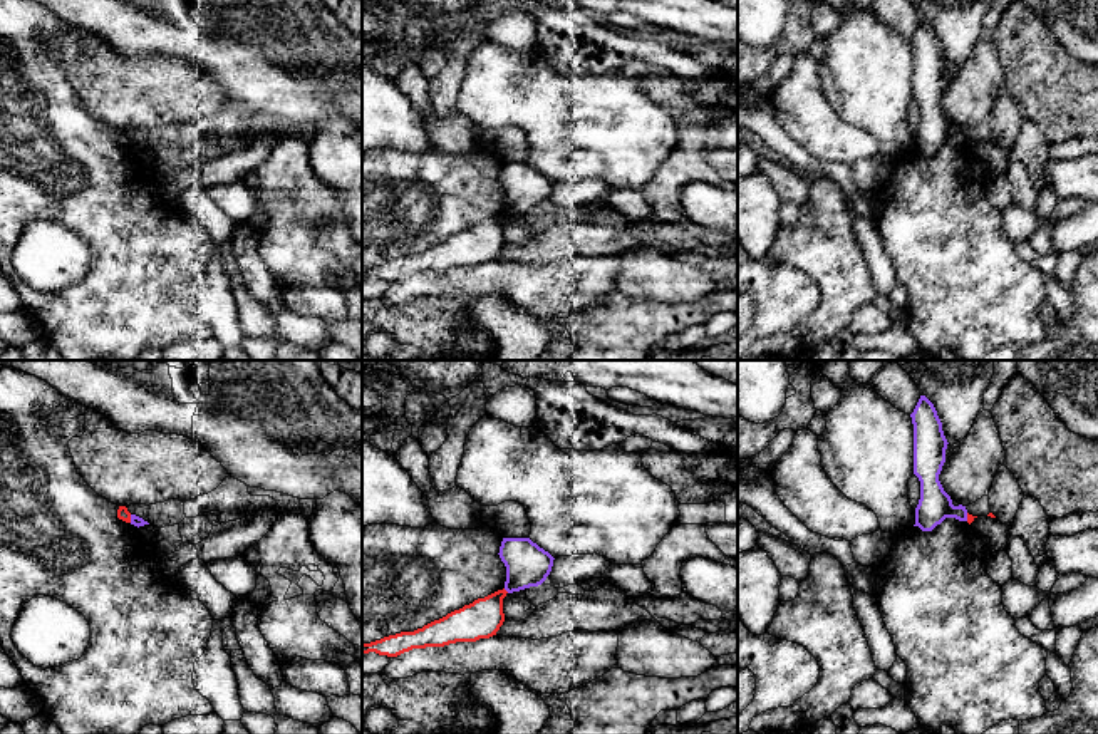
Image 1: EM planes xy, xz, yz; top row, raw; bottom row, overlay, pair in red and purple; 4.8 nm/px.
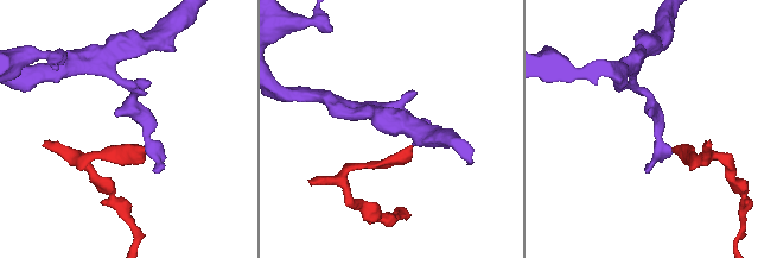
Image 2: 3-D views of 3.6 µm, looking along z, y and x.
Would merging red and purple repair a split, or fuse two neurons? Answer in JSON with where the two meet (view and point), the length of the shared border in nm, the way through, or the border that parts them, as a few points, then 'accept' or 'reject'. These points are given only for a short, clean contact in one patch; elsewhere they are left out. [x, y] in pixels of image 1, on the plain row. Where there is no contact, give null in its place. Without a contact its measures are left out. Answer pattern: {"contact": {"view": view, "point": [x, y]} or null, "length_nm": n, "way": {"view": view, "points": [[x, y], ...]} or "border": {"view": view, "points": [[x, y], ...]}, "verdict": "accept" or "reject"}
{"contact": {"view": "xz", "point": [505, 215]}, "length_nm": 40, "border": {"view": "xz", "points": [[503, 213], [508, 217]]}, "verdict": "reject"}

